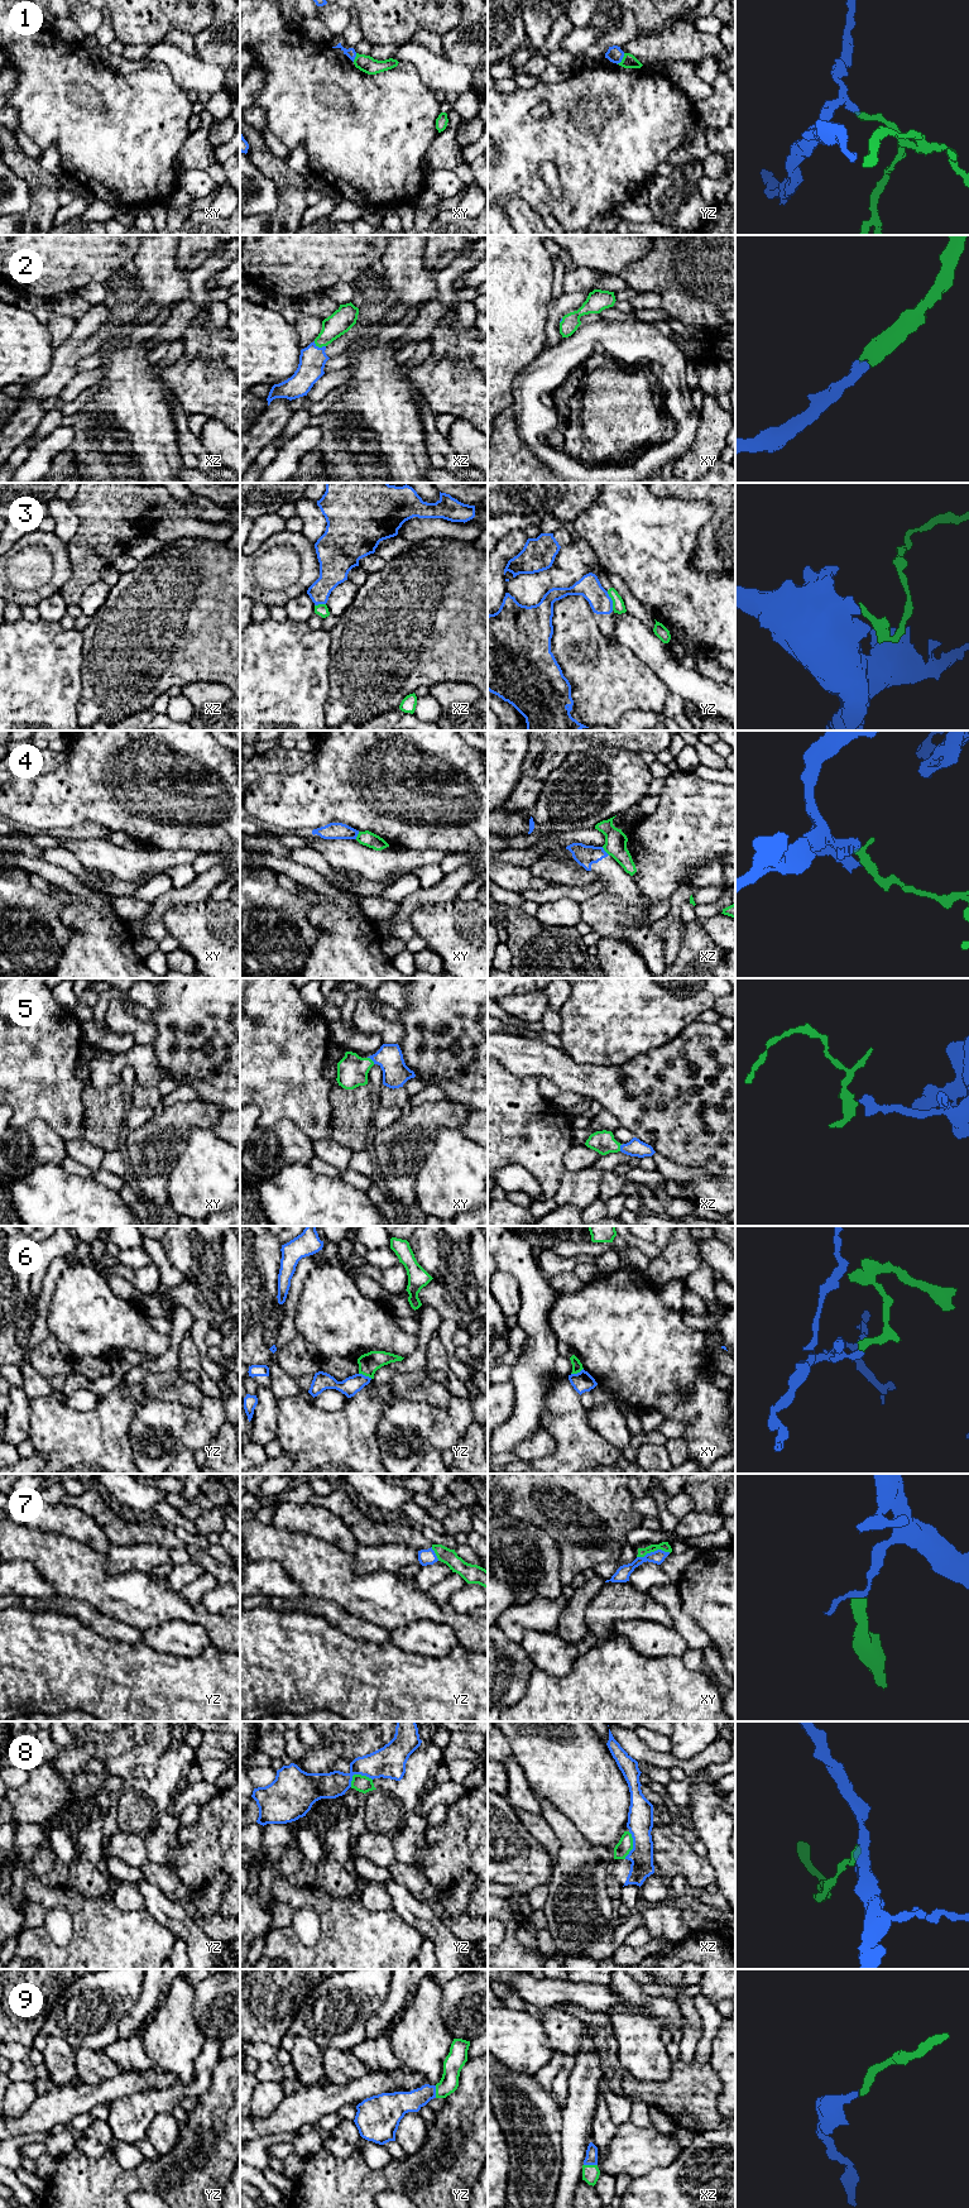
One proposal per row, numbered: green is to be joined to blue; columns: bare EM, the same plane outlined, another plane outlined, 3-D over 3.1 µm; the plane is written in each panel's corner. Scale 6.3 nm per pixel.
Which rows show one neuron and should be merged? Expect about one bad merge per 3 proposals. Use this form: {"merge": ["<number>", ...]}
{"merge": ["2", "5", "9"]}

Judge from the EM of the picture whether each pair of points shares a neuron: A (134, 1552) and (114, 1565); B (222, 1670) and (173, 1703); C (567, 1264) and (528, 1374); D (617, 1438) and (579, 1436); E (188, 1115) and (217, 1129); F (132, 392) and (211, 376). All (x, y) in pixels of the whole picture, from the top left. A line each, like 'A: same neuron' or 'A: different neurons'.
A: same neuron
B: same neuron
C: different neurons
D: different neurons
E: different neurons
F: different neurons

